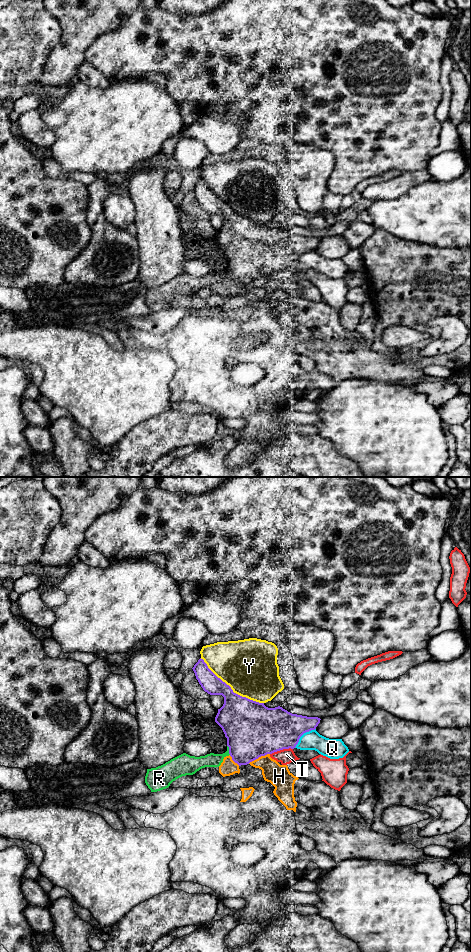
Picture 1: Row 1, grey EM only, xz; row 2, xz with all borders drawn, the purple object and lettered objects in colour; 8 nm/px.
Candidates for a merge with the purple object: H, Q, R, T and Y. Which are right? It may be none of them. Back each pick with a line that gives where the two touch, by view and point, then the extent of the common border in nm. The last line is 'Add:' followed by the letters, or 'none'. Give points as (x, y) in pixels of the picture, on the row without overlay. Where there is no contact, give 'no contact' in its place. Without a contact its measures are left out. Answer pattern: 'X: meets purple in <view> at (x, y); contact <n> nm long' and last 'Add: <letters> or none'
Add: none

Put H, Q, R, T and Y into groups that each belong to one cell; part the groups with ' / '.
H R / Q / T / Y

